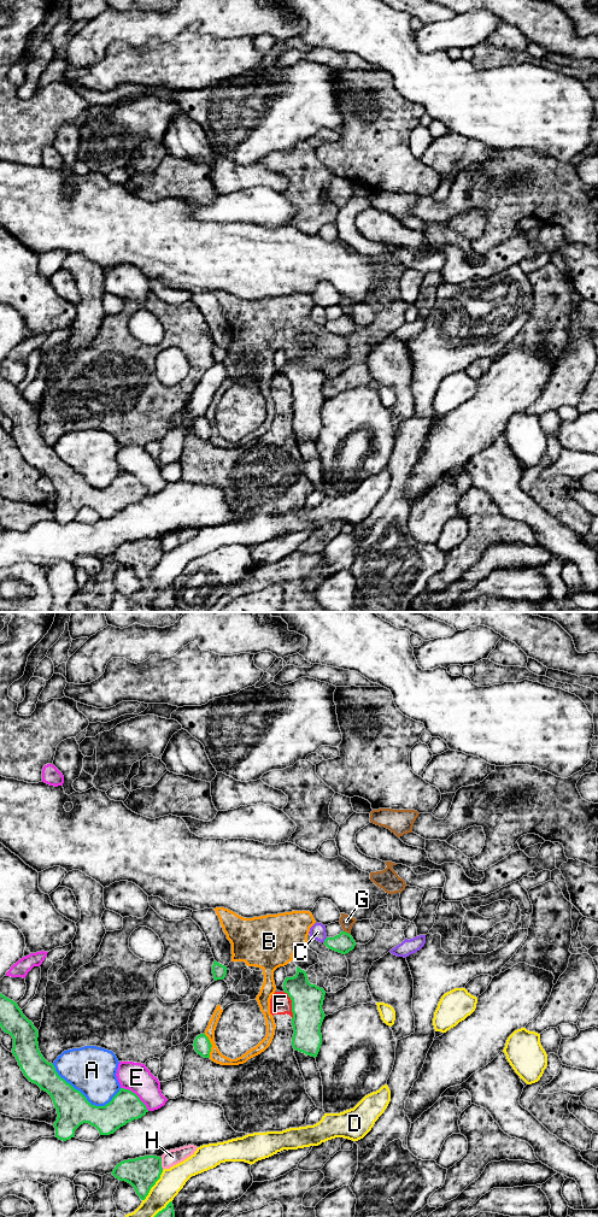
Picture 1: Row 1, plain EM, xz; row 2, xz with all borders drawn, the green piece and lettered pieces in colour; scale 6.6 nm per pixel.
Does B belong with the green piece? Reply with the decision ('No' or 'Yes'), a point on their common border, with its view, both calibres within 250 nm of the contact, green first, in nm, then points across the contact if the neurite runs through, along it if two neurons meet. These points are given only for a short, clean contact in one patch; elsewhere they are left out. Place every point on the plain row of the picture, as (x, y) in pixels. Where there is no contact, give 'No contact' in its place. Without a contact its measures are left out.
No. Touches green at xz (211, 428). Thickness 110 nm (green) against 80 nm

